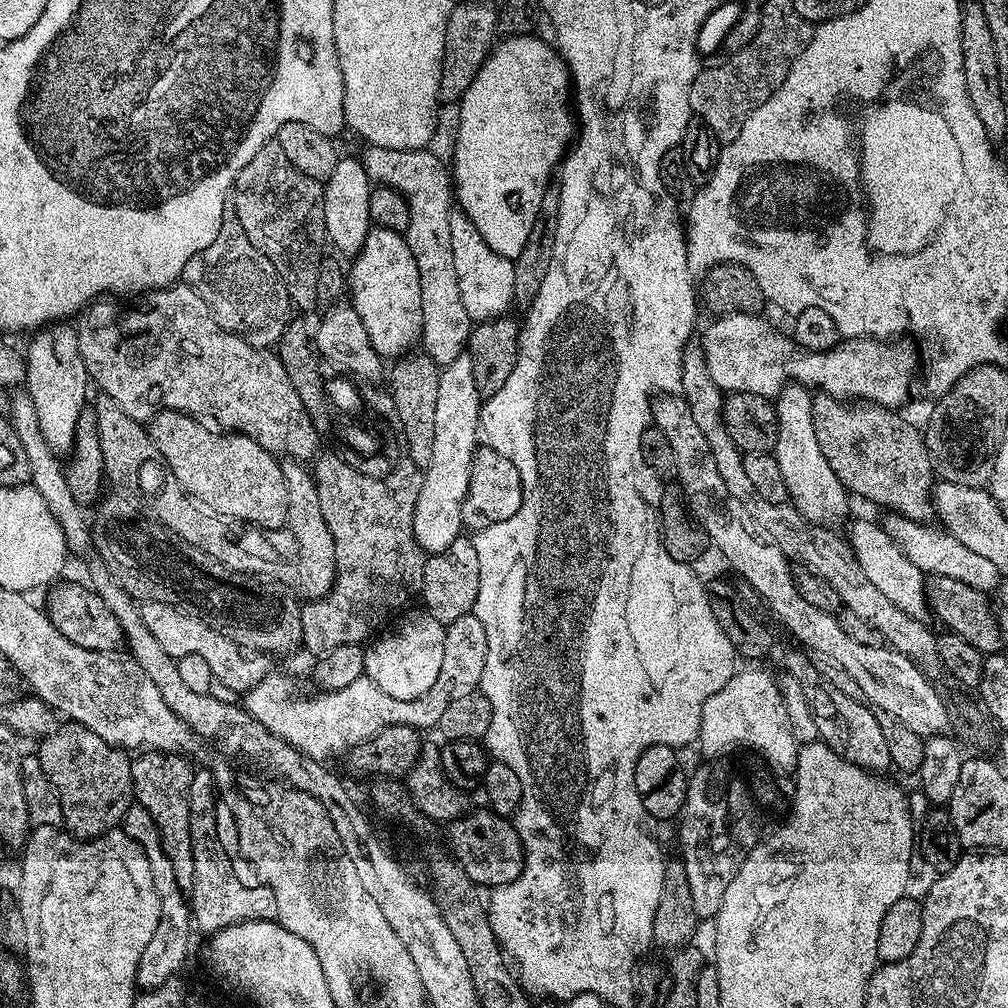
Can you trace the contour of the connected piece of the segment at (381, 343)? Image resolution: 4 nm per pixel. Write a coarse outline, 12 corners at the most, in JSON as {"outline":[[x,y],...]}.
{"outline":[[374,226],[346,292],[381,358],[421,343],[407,239]]}

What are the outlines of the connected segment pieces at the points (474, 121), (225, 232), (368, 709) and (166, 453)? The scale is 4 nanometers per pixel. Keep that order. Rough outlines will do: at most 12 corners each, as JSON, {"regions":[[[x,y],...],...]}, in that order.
{"regions":[[[505,36],[458,101],[454,200],[517,258],[574,136],[568,65]],[[235,218],[182,280],[221,328],[271,349],[294,316]],[[447,625],[442,671],[420,696],[367,678],[303,696],[270,674],[242,707],[328,762],[391,724],[435,729],[479,689],[486,626]],[[174,410],[150,421],[173,481],[220,516],[283,528],[281,461]]]}

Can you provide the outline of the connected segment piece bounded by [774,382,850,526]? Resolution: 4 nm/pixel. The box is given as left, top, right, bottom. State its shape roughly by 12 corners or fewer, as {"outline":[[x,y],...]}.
{"outline":[[813,393],[775,397],[774,455],[793,508],[836,526],[850,493],[814,432]]}

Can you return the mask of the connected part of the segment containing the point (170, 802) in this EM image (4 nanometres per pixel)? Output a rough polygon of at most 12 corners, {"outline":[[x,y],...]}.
{"outline":[[174,752],[132,760],[134,800],[160,831],[181,890],[192,887],[190,782]]}

